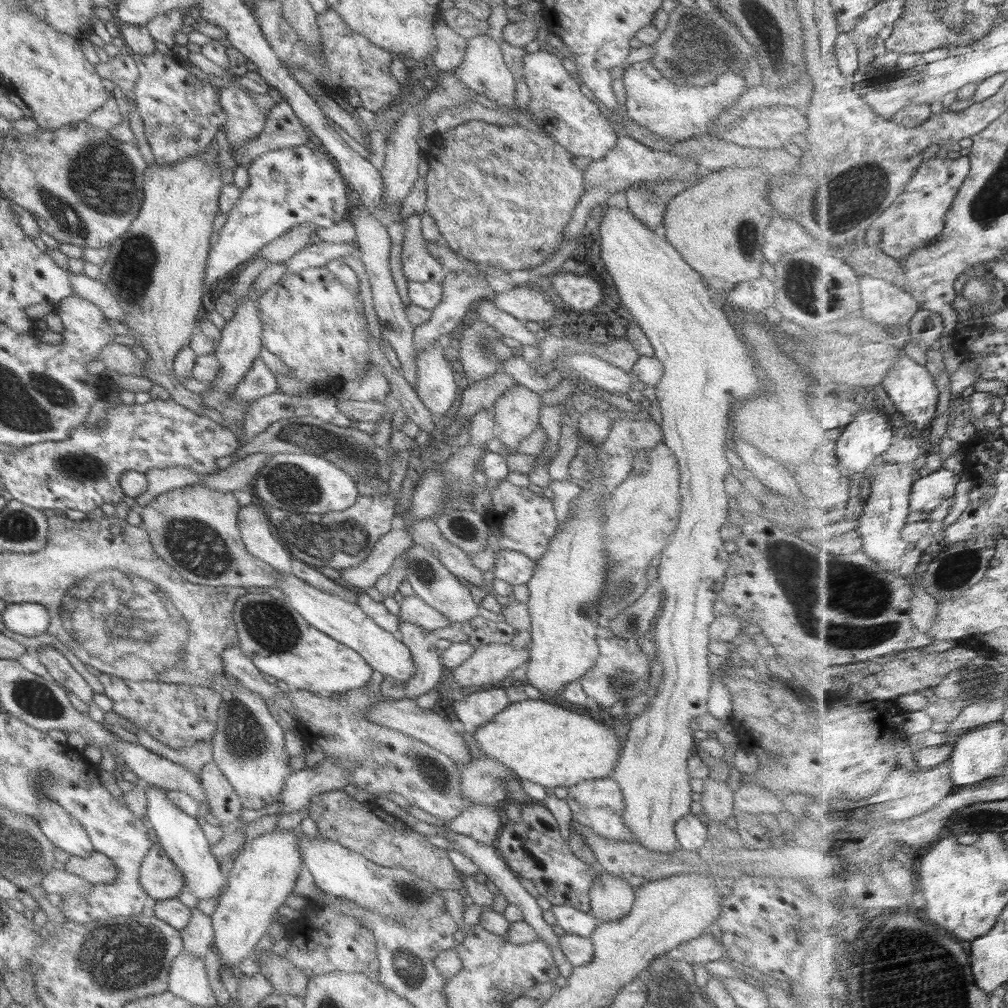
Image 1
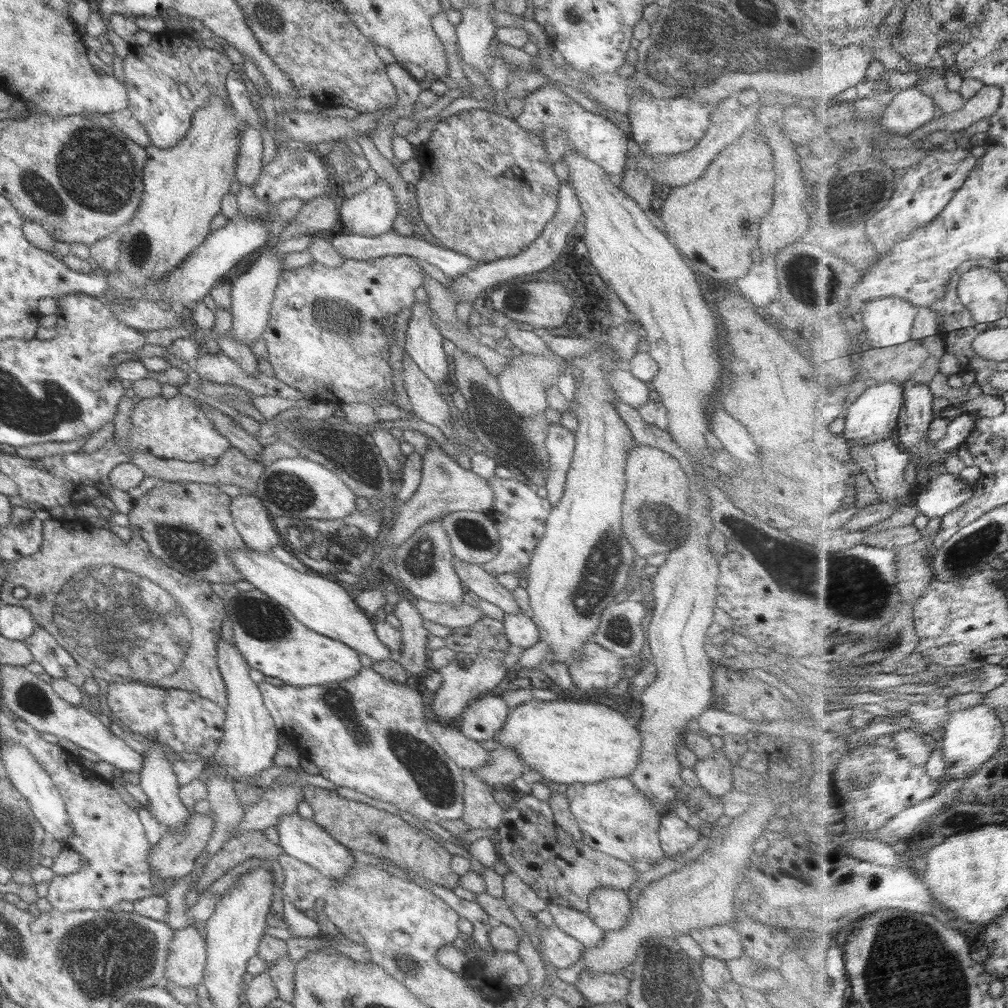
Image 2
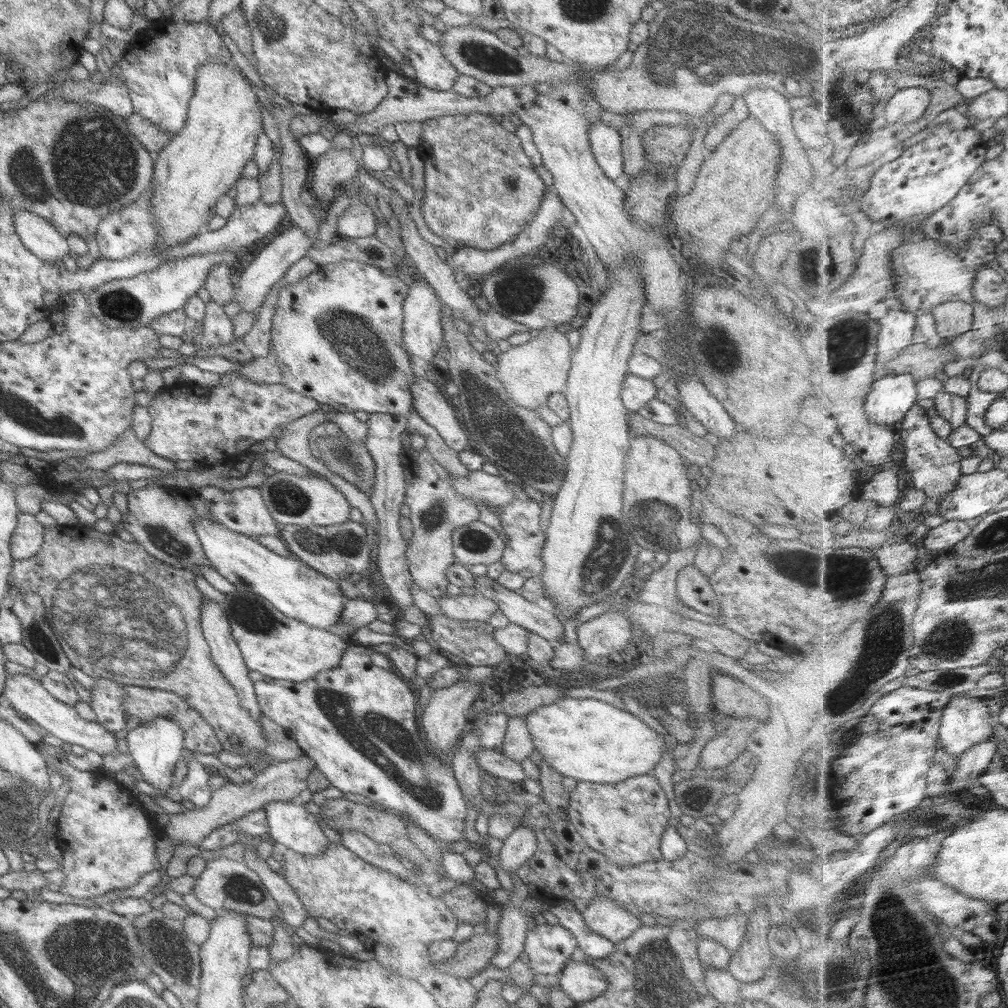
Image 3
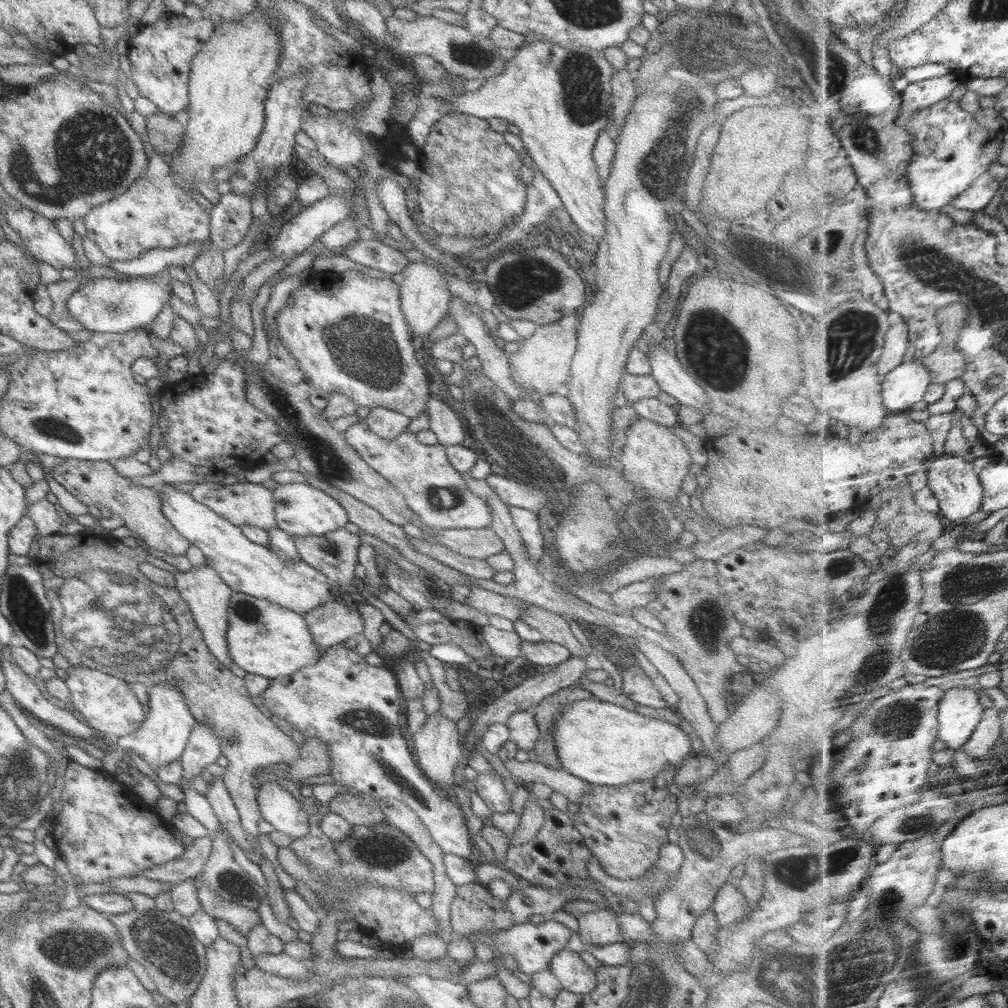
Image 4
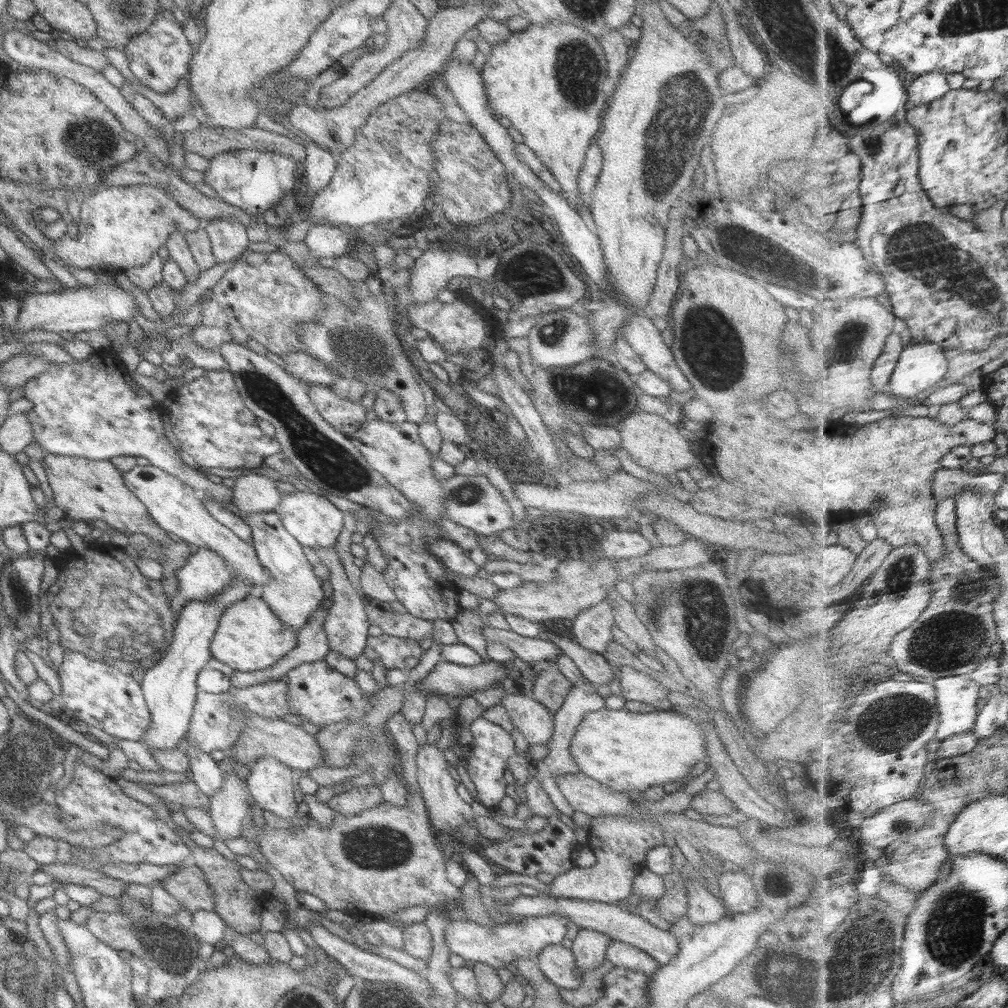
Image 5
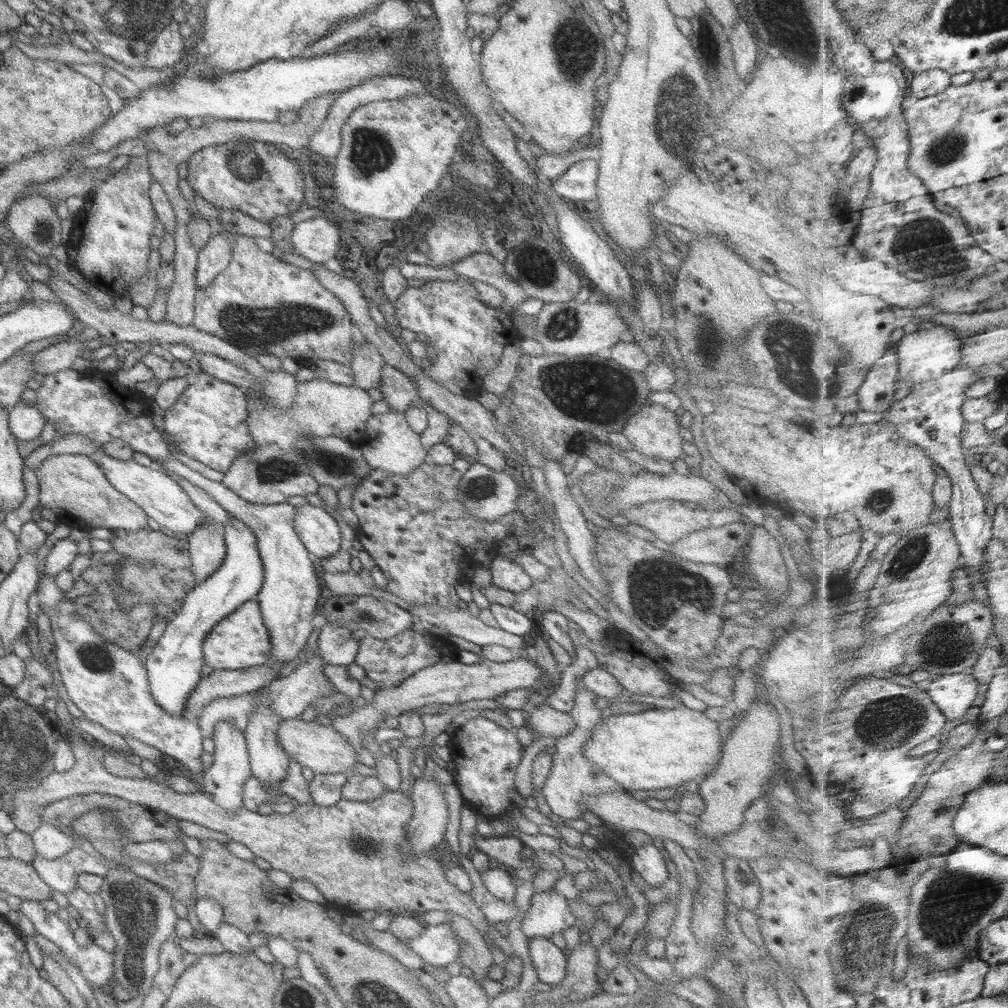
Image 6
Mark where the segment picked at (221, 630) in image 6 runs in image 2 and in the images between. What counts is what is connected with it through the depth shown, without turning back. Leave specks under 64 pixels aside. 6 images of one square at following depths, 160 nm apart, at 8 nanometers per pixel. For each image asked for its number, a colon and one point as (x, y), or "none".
2: (265, 634)
3: (285, 649)
4: (263, 639)
5: (249, 637)

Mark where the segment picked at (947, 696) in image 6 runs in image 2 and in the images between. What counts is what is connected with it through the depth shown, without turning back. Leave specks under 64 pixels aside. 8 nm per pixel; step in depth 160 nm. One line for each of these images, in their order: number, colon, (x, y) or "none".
2: (972, 736)
3: (966, 722)
4: (960, 712)
5: (957, 697)

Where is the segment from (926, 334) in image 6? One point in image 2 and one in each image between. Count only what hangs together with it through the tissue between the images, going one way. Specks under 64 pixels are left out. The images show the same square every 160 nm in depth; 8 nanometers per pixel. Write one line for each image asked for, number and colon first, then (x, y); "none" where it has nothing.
2: (872, 418)
3: (892, 396)
4: (902, 388)
5: (921, 366)

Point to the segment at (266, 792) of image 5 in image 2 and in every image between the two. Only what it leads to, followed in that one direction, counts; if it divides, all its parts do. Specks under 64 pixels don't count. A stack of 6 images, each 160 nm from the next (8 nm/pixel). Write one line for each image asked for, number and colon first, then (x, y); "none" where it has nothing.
2: (301, 839)
3: (289, 825)
4: (279, 808)

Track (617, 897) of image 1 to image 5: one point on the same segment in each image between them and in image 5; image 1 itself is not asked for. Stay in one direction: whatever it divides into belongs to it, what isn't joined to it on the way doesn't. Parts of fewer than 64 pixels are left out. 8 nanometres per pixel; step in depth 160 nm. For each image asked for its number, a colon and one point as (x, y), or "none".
2: (608, 908)
3: (602, 916)
4: (597, 927)
5: (588, 948)

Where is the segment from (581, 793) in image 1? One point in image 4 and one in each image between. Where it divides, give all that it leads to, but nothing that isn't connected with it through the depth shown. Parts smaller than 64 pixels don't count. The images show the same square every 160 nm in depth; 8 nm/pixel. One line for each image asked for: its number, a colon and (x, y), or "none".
2: (614, 818)
3: (624, 821)
4: (623, 826)

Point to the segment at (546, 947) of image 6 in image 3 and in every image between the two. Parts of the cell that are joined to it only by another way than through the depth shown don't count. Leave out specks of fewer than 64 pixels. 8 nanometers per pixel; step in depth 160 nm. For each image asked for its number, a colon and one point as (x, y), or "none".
3: (581, 982)
4: (573, 975)
5: (557, 964)

